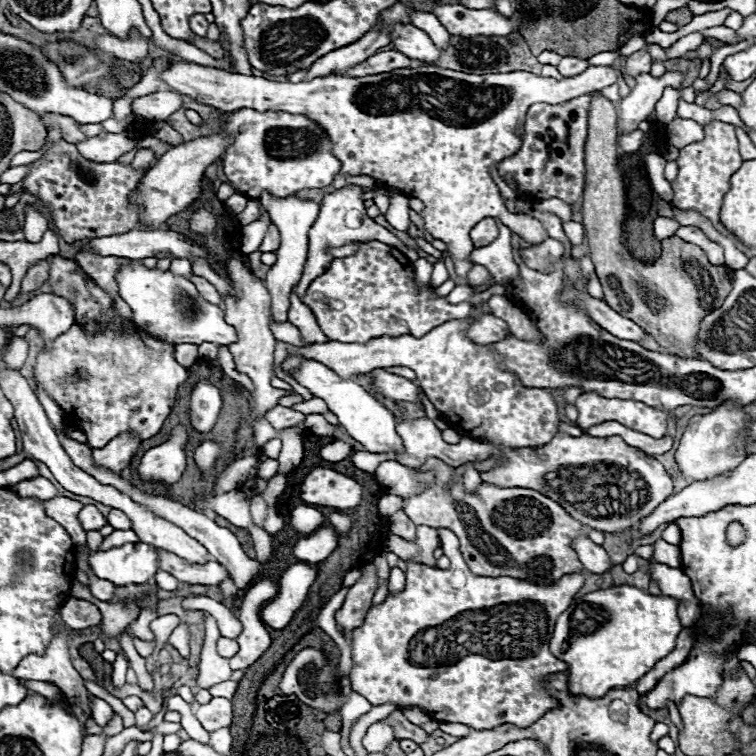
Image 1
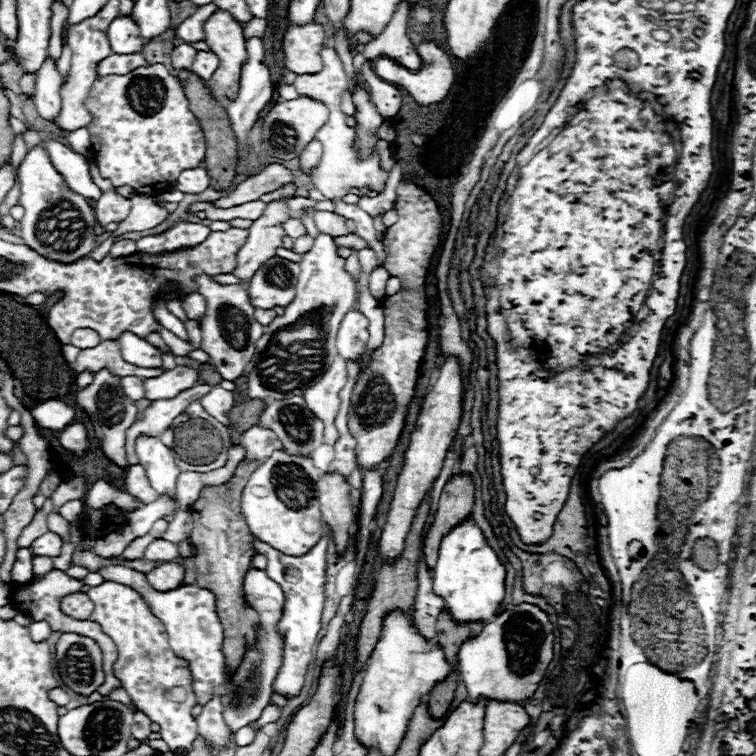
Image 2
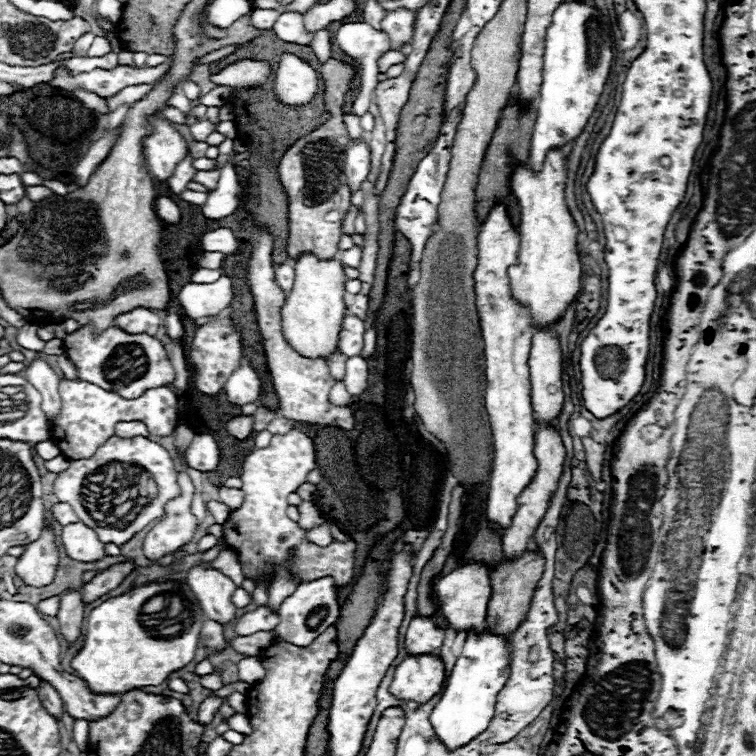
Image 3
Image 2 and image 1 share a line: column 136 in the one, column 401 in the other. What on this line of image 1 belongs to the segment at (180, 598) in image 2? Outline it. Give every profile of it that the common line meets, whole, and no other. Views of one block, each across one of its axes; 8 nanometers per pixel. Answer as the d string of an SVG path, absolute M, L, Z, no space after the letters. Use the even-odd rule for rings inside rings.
M392 568L390 572L390 580L388 580L388 592L390 594L398 594L404 588L404 572L400 568Z

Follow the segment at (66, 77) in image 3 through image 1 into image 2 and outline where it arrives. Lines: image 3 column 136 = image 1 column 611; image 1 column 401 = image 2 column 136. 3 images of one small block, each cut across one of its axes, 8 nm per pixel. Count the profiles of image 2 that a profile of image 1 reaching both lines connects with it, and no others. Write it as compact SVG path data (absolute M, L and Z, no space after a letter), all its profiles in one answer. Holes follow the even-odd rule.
M162 64L140 66L124 76L106 76L96 80L90 98L88 110L94 120L90 124L90 142L96 152L96 166L102 178L108 178L114 186L132 186L140 194L162 192L174 186L180 172L188 168L198 168L204 162L204 134L196 116L188 108L188 98L184 96L184 88L176 76Z

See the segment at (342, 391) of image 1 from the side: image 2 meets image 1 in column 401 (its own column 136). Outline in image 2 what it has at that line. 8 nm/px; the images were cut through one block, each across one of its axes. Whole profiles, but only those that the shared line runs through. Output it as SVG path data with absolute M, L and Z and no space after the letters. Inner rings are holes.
M138 436L136 454L140 464L146 468L148 482L158 494L176 494L176 478L180 474L174 464L172 450L160 442L156 436Z

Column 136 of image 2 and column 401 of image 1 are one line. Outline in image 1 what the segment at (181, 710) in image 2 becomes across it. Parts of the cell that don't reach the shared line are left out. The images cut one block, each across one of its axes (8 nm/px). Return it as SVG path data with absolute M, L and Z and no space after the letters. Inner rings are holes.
M444 530L444 554L450 558L450 568L448 570L440 570L440 568L434 568L434 566L426 566L426 564L420 564L420 562L414 562L414 560L406 560L408 564L408 570L406 570L406 584L404 592L396 594L396 596L388 596L384 604L380 606L372 606L364 618L364 622L352 630L350 634L350 644L352 644L352 670L350 670L350 682L352 682L352 690L358 692L360 696L364 696L372 706L382 706L382 704L394 704L398 708L420 708L424 710L432 720L438 720L438 722L458 722L458 724L466 724L470 728L476 728L476 730L490 730L490 728L496 728L500 724L514 724L514 726L520 726L520 728L526 728L530 724L534 724L538 718L542 718L546 712L554 710L554 708L560 708L560 702L556 698L552 698L548 694L548 688L546 688L546 678L552 676L552 674L560 674L560 672L566 672L568 670L568 664L558 660L556 656L552 656L550 648L548 648L548 640L552 636L552 630L554 630L554 624L558 620L558 616L572 604L574 600L574 594L584 586L586 578L588 578L588 572L586 570L580 570L580 572L574 572L574 574L564 574L560 580L552 582L552 584L534 584L534 582L528 582L528 580L518 580L518 578L510 578L510 576L498 576L498 578L488 578L488 576L476 576L470 572L466 560L462 558L462 552L460 552L460 542L456 538L454 532L450 530ZM500 604L506 604L506 606L512 606L512 604L520 604L518 612L512 612L512 620L510 620L510 608L502 610L502 608L494 608L494 606L500 606ZM458 616L458 654L454 652L456 650L456 644L454 642L440 642L440 646L430 646L430 644L424 644L422 638L418 638L418 662L412 662L408 658L408 644L410 640L416 636L416 634L422 634L424 630L428 628L434 628L434 626L440 626L452 618Z

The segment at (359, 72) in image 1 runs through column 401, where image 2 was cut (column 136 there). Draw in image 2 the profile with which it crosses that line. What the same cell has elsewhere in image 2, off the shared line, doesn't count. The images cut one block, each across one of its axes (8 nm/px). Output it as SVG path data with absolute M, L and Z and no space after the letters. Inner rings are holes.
M136 52L136 54L112 54L112 56L104 58L98 64L98 76L124 74L124 72L132 72L132 68L140 68L140 66L148 66L142 52Z

